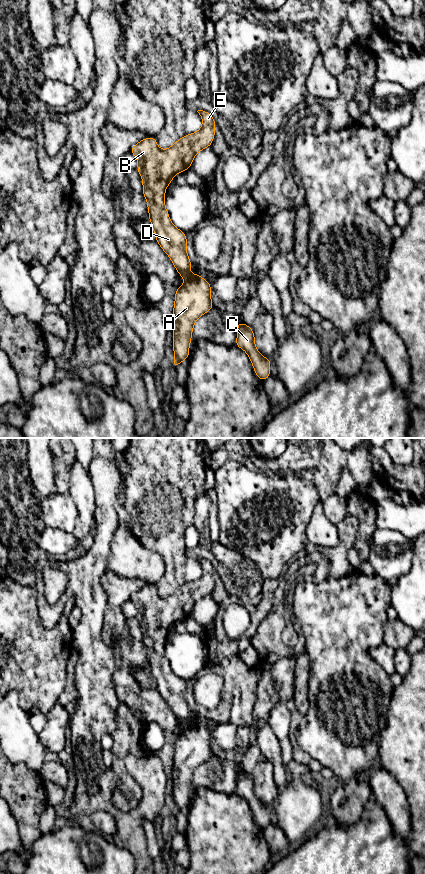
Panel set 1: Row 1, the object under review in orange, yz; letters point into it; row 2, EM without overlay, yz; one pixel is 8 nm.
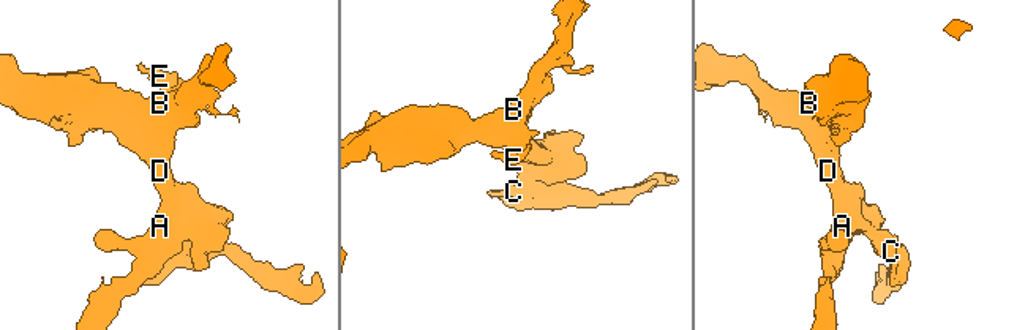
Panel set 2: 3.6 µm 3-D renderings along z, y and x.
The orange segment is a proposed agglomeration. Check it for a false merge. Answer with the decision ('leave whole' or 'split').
leave whole

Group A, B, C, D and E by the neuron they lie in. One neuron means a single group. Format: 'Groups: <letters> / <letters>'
Groups: A B C D E

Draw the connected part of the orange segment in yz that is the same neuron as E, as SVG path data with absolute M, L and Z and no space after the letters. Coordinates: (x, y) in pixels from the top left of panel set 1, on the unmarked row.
M203 558L197 559L203 568L199 579L183 584L173 594L162 598L157 593L156 586L144 586L131 596L131 601L138 609L137 618L142 624L142 641L147 648L149 667L156 683L156 689L163 699L170 705L177 720L185 727L184 732L177 736L173 756L173 799L175 806L171 813L181 813L181 810L189 805L189 795L192 779L196 768L206 760L214 756L211 749L211 733L198 722L191 722L192 710L187 703L186 682L176 676L165 656L165 638L172 630L173 625L191 615L194 605L202 597L210 595L214 583L216 571L211 561Z

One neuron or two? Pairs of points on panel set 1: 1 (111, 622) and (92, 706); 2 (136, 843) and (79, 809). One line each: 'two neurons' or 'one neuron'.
1: two neurons
2: one neuron

